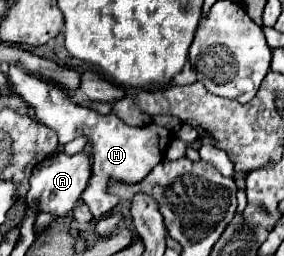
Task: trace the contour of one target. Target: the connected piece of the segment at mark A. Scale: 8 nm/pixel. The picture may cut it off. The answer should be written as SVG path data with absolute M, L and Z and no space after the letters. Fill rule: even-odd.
M59 149L51 157L45 157L45 161L35 165L33 175L29 179L31 189L27 193L27 203L33 203L35 199L39 199L37 211L47 211L47 213L53 213L55 217L63 217L75 207L77 199L81 197L81 193L89 181L89 175L91 175L89 153L81 151L75 155L67 155L63 149Z

